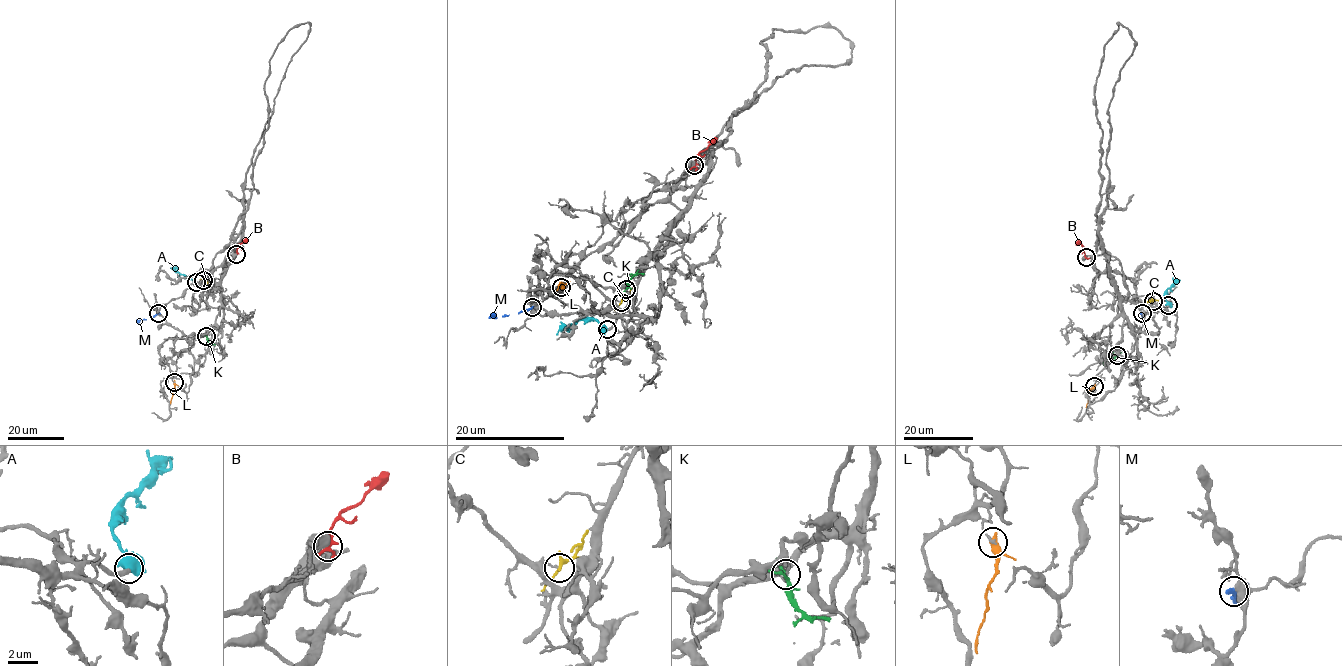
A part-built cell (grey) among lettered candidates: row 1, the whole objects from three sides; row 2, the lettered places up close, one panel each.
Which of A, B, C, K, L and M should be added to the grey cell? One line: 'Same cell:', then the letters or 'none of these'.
Same cell: A

